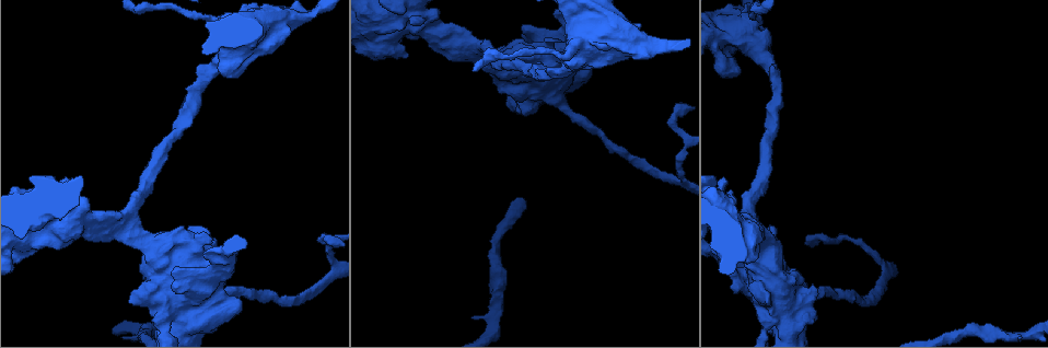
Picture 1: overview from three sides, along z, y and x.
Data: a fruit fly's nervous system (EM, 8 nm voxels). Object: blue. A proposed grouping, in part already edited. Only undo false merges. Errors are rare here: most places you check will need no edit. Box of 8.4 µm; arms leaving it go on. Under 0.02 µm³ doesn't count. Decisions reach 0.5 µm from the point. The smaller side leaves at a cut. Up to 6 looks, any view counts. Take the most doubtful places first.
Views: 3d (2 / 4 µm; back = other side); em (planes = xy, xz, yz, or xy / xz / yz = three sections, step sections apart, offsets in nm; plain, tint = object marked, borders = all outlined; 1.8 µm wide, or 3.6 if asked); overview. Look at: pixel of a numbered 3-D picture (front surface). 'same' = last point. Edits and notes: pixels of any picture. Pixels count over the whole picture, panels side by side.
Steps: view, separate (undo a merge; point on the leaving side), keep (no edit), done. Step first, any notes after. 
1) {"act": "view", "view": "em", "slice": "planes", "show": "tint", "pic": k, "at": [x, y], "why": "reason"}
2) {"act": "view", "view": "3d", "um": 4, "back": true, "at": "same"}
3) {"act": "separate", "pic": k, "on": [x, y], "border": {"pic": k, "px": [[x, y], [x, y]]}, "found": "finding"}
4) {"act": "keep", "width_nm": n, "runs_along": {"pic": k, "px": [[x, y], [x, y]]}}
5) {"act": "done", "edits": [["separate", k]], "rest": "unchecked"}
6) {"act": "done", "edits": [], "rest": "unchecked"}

{"act": "view", "view": "3d", "um": 4, "pic": 1, "at": [142, 301]}

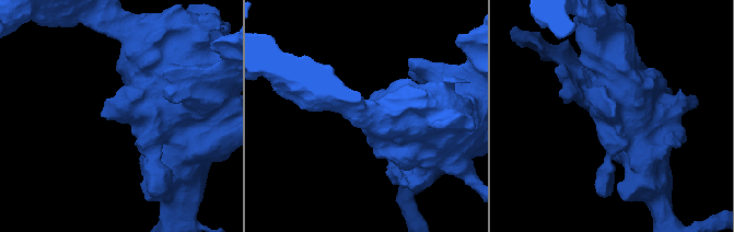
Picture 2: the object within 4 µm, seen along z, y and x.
{"act": "view", "view": "em", "slice": "xy", "step": 16, "show": "tint", "pic": 2, "at": [614, 112]}

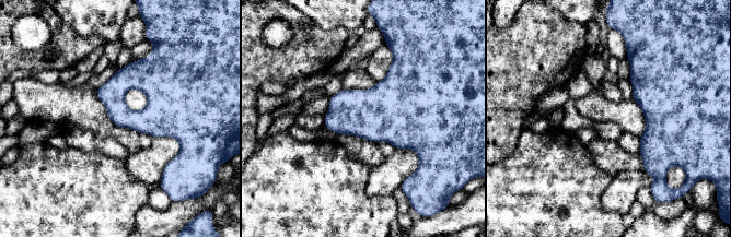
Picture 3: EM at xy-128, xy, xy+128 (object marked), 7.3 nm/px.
{"act": "view", "view": "em", "slice": "planes", "show": "tint", "at": "same"}

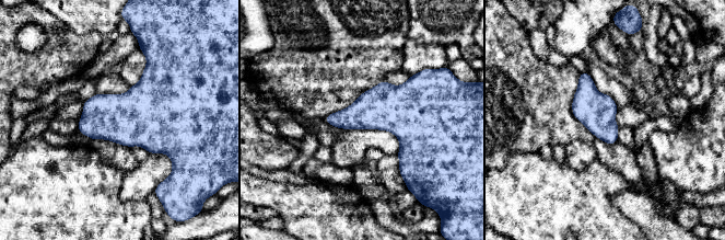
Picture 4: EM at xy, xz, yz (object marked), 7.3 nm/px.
{"act": "keep", "width_nm": 280, "found": "all the same neuron"}

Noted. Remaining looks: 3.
{"act": "view", "view": "em", "slice": "planes", "show": "plain", "pic": 1, "at": [325, 236], "why": "sharp bend"}

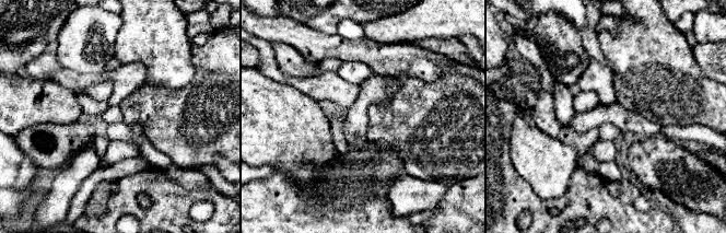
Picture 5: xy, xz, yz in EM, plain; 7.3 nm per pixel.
{"act": "view", "view": "em", "slice": "planes", "show": "tint", "at": "same", "why": "where the object lies"}

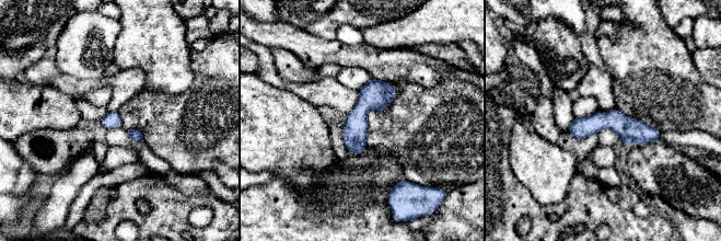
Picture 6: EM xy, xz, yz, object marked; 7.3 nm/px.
{"act": "keep", "runs_along": {"pic": 6, "px": [[571, 130], [620, 123], [658, 136]]}, "found": "continuous, no second neuron"}

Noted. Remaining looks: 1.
{"act": "done", "edits": [], "rest": "unchecked"}

